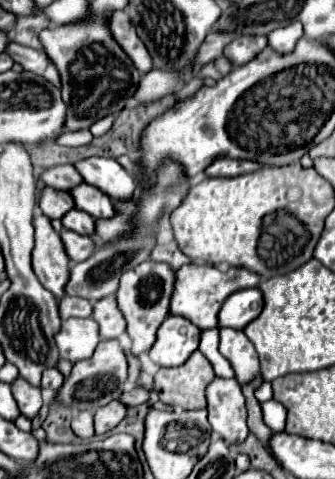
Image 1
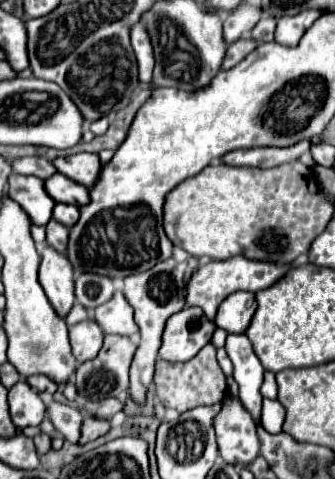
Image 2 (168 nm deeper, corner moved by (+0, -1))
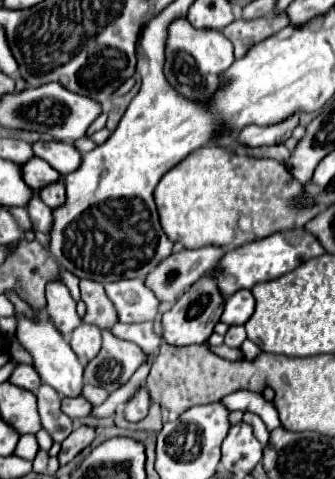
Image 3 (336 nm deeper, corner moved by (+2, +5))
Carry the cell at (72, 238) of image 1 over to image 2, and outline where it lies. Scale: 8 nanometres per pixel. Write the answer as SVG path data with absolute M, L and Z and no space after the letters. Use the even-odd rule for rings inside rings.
M50 220L46 224L46 242L56 250L56 252L66 252L66 234L68 228L62 226L56 220Z

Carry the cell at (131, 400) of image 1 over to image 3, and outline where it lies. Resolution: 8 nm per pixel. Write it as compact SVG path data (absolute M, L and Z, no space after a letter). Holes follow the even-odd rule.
M76 396L76 398L62 398L62 412L68 414L70 418L84 418L84 416L90 416L92 414L92 404L82 398L82 396Z

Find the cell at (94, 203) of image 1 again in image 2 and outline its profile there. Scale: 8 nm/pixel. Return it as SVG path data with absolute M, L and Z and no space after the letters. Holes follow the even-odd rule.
M52 174L46 178L44 188L54 202L70 202L74 206L82 206L82 202L86 202L86 188L78 186L78 182L70 182L70 178L62 174Z

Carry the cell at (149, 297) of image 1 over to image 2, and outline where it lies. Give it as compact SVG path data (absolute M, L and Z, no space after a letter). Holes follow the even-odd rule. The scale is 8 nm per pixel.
M168 258L164 262L158 262L158 266L150 268L148 272L134 274L134 276L124 280L124 294L134 308L134 318L140 326L140 336L142 336L140 346L136 350L136 356L134 356L134 362L132 362L132 368L130 368L130 398L136 404L146 402L146 394L148 394L148 388L152 384L154 364L158 358L160 338L162 338L166 320L184 308L184 304L186 304L186 280L188 280L188 276L194 274L198 264L200 264L198 258L188 258L186 262L180 262L180 264L174 258Z

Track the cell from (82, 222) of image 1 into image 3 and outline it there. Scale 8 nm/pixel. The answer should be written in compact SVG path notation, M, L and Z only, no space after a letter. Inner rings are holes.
M56 182L56 184L50 184L50 186L42 188L40 190L40 200L46 206L50 206L52 210L60 208L60 204L64 204L64 200L66 200L66 188L64 188L64 184Z

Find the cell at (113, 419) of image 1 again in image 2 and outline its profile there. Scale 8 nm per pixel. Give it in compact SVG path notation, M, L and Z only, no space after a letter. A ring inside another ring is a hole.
M84 418L84 422L82 422L82 436L80 436L78 444L92 442L92 440L104 436L108 430L110 430L108 422L98 422L98 418Z

